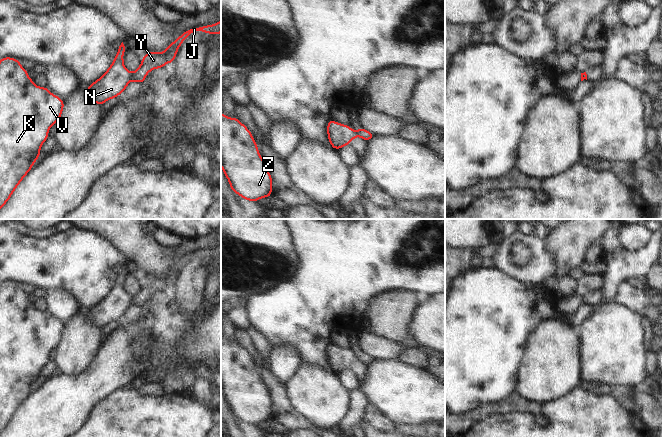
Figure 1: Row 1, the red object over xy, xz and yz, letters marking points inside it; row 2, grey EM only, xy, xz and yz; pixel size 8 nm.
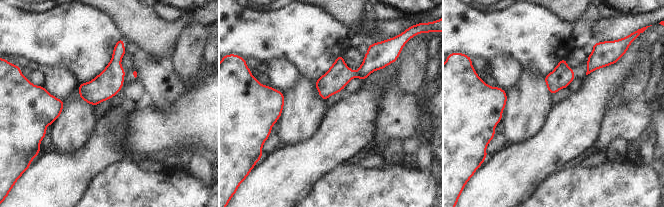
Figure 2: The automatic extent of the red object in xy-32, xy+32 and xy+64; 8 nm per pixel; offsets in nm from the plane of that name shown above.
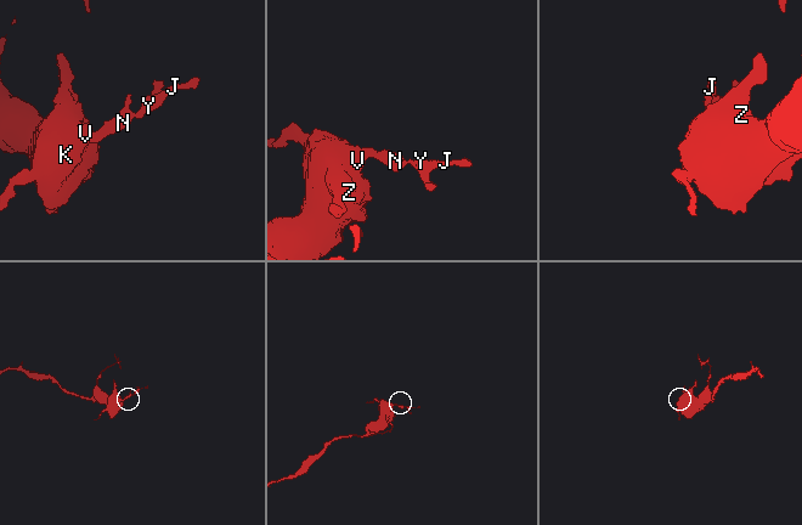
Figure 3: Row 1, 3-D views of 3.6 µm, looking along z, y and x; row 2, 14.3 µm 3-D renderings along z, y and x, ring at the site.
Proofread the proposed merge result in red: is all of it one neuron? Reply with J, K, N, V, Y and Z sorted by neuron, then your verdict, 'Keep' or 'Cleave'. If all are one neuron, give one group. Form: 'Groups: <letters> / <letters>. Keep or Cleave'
Groups: J Y / K N V Z. Cleave.

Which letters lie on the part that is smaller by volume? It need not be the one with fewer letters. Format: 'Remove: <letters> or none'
Remove: J, Y

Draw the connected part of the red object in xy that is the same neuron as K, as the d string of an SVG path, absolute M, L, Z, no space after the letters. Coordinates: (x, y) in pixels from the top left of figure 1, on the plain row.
M0 283L0 433L8 426L12 416L41 380L40 372L48 363L49 353L60 344L63 333L63 324L52 318L47 311L36 310L18 283Z

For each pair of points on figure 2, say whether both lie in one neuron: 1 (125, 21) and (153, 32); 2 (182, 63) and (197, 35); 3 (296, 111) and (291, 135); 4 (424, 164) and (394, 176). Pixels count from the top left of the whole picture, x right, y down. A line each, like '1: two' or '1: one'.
1: one
2: one
3: one
4: two

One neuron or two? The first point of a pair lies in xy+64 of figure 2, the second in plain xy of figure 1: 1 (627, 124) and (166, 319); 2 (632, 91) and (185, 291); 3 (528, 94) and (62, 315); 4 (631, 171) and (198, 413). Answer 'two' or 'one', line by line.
1: one
2: one
3: two
4: one

